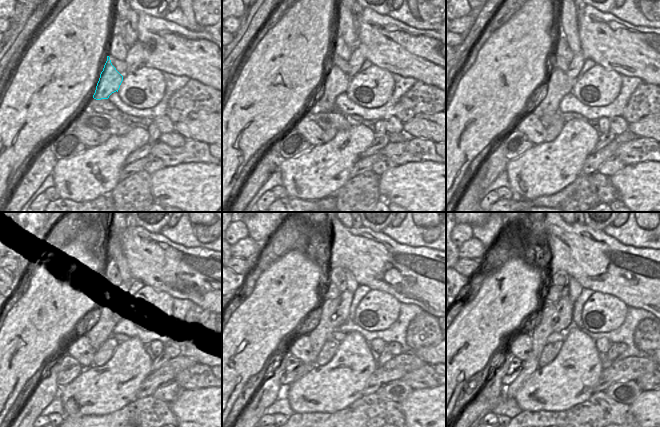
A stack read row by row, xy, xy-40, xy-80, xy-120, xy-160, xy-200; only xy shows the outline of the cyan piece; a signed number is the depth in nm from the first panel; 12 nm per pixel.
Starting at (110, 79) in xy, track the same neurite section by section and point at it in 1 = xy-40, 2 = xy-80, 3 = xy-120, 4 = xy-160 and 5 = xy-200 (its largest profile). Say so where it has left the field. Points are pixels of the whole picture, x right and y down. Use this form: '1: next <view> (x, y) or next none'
1: next xy-40 (335, 82)
2: next xy-80 (558, 84)
3: next xy-120 (101, 329)
4: next xy-160 (326, 323)
5: next xy-200 (549, 317)

